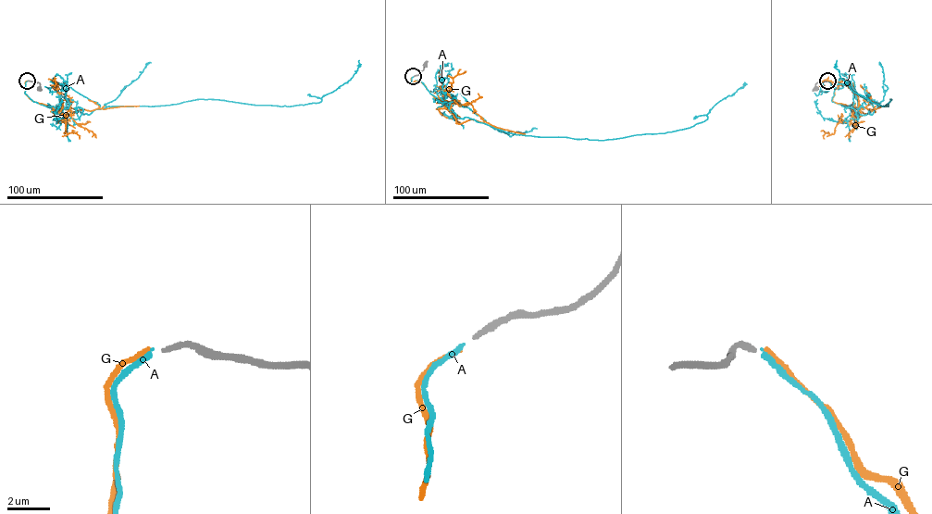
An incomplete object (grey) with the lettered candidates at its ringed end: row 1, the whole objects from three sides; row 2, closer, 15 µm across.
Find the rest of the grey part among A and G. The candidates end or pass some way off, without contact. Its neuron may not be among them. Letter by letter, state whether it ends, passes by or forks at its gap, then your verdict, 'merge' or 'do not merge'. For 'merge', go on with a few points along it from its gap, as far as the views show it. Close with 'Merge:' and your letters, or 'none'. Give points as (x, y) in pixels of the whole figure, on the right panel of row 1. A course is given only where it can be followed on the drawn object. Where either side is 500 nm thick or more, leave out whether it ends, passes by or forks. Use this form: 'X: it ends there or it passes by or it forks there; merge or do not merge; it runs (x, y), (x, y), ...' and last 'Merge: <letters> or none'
A: it ends there; merge; it runs (828, 81), (831, 101), (860, 115), (891, 99), (882, 106), (854, 93), (837, 60)
G: it ends there; do not merge
Merge: A

